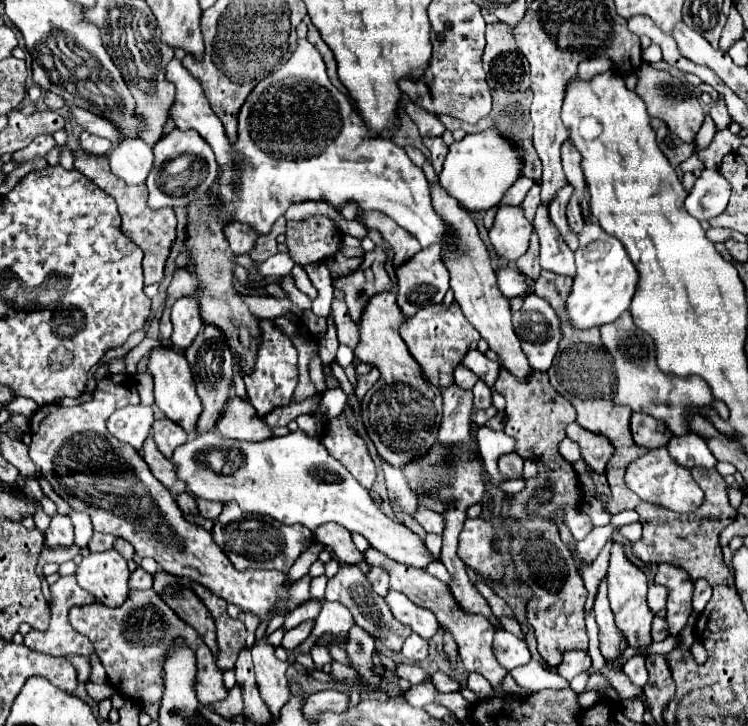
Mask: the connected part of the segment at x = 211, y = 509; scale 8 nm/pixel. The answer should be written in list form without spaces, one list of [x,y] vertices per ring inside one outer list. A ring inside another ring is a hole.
[[[197,500],[197,508],[199,508],[199,514],[201,514],[201,516],[207,516],[207,518],[215,520],[215,518],[221,514],[223,504],[211,502],[211,500]]]

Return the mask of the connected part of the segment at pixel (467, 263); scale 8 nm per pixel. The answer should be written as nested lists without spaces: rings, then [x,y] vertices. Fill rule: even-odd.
[[[431,186],[431,198],[433,198],[433,208],[451,226],[451,232],[455,234],[455,238],[459,238],[459,240],[455,240],[455,246],[443,248],[443,262],[447,264],[447,270],[451,274],[451,288],[455,292],[457,304],[461,306],[465,318],[477,328],[481,338],[487,340],[489,348],[499,356],[499,362],[503,364],[503,368],[511,370],[519,380],[527,380],[527,376],[531,374],[531,366],[529,366],[527,358],[523,356],[517,334],[513,332],[509,300],[499,294],[489,252],[487,252],[483,240],[479,238],[473,218],[441,186]]]

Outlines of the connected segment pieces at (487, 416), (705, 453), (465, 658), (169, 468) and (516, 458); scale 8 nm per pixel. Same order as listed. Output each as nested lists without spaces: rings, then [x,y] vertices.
[[[491,406],[489,410],[473,410],[473,422],[477,424],[477,426],[483,426],[487,420],[491,420],[493,416],[497,414],[497,408],[495,406]]]
[[[691,432],[683,436],[673,436],[667,444],[667,450],[675,458],[675,462],[685,468],[693,468],[693,466],[715,468],[717,466],[717,460],[707,448],[705,440]]]
[[[369,546],[367,552],[365,552],[365,562],[367,562],[369,566],[379,566],[379,568],[387,570],[389,576],[391,576],[391,588],[393,588],[393,590],[403,592],[403,594],[405,594],[409,600],[413,600],[417,606],[431,610],[431,612],[437,616],[439,626],[441,626],[443,630],[451,632],[451,636],[455,638],[455,642],[457,642],[457,646],[459,646],[461,662],[463,662],[463,666],[467,668],[467,672],[479,672],[479,674],[483,674],[483,676],[491,682],[491,686],[495,688],[495,694],[497,694],[497,696],[503,696],[503,694],[505,694],[505,692],[499,688],[499,684],[503,682],[507,670],[503,672],[503,668],[497,664],[497,660],[495,660],[495,656],[493,656],[493,636],[495,636],[495,630],[497,630],[497,628],[495,628],[485,616],[471,616],[469,612],[463,612],[463,608],[459,608],[459,604],[457,604],[455,598],[451,596],[451,588],[449,588],[445,582],[441,582],[439,578],[435,578],[435,576],[431,576],[429,572],[425,572],[425,570],[399,564],[399,562],[391,560],[389,556],[383,556],[379,550],[375,550],[375,548],[371,548],[371,546]]]
[[[151,436],[145,440],[145,444],[143,444],[143,448],[141,448],[141,456],[143,456],[143,460],[149,464],[151,472],[155,474],[155,478],[157,478],[159,482],[163,482],[173,496],[187,490],[185,484],[183,484],[183,480],[179,480],[179,476],[175,476],[175,466],[171,464],[171,460],[165,458],[165,456],[159,452],[159,448],[155,448],[155,442],[151,440]]]
[[[509,452],[499,458],[499,470],[507,476],[517,476],[521,472],[521,466],[523,466],[523,458],[517,452]]]

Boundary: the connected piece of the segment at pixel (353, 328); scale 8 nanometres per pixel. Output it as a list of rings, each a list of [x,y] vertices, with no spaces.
[[[335,298],[335,300],[331,302],[331,312],[333,312],[335,326],[337,326],[337,338],[339,338],[339,342],[345,344],[345,346],[349,346],[351,350],[355,350],[355,344],[359,342],[359,328],[357,328],[357,324],[349,318],[345,302],[341,302],[339,298]]]

